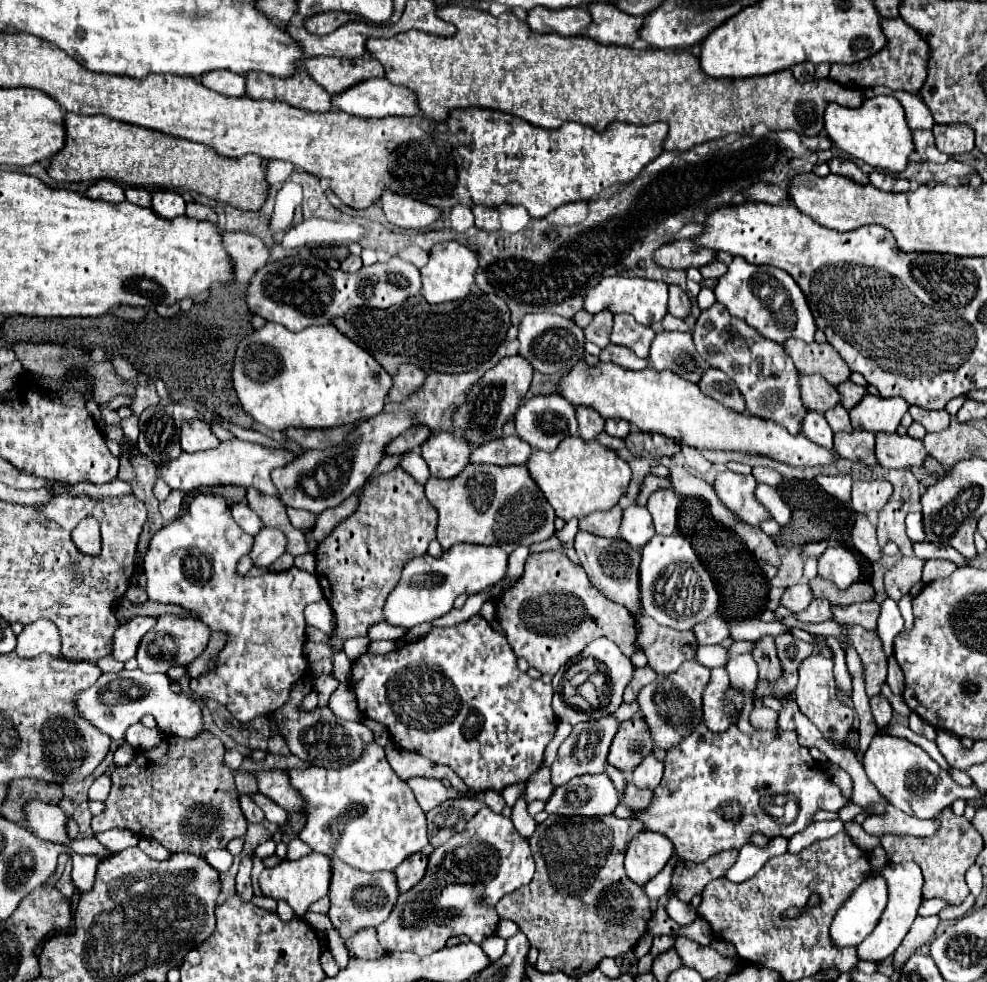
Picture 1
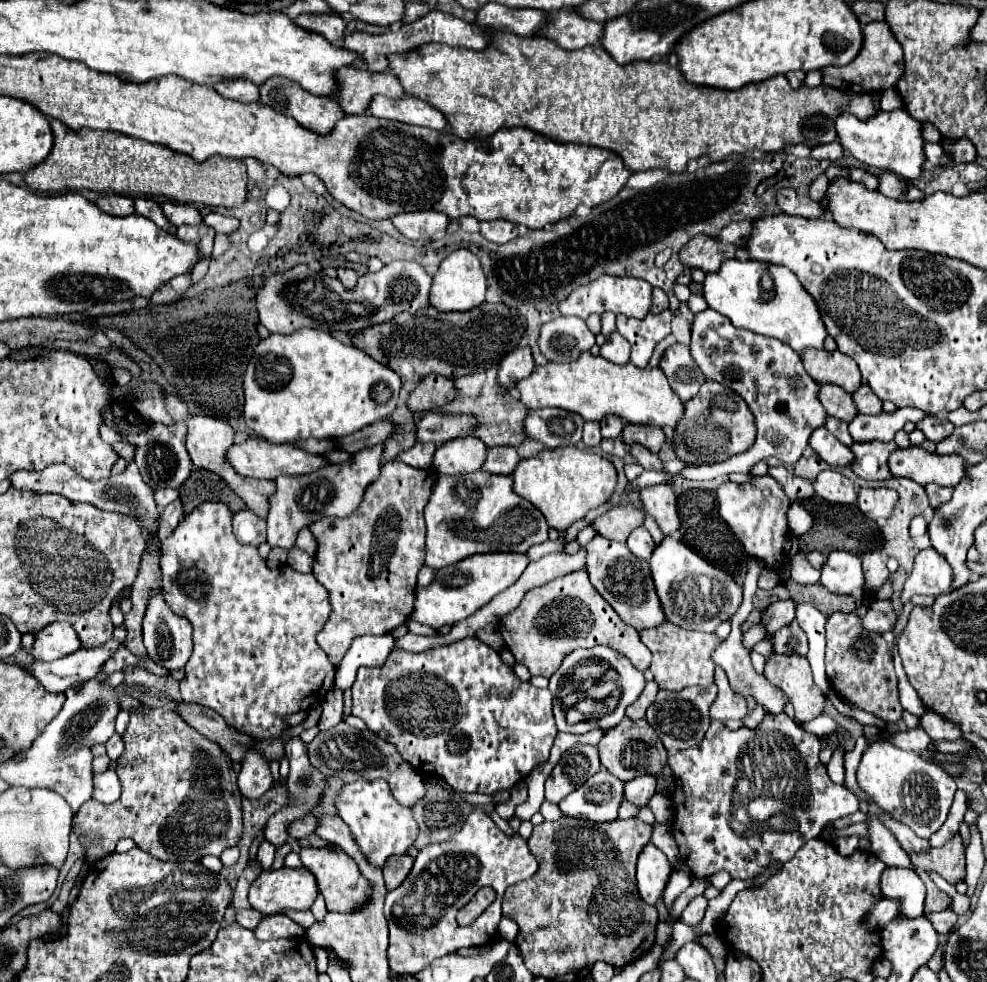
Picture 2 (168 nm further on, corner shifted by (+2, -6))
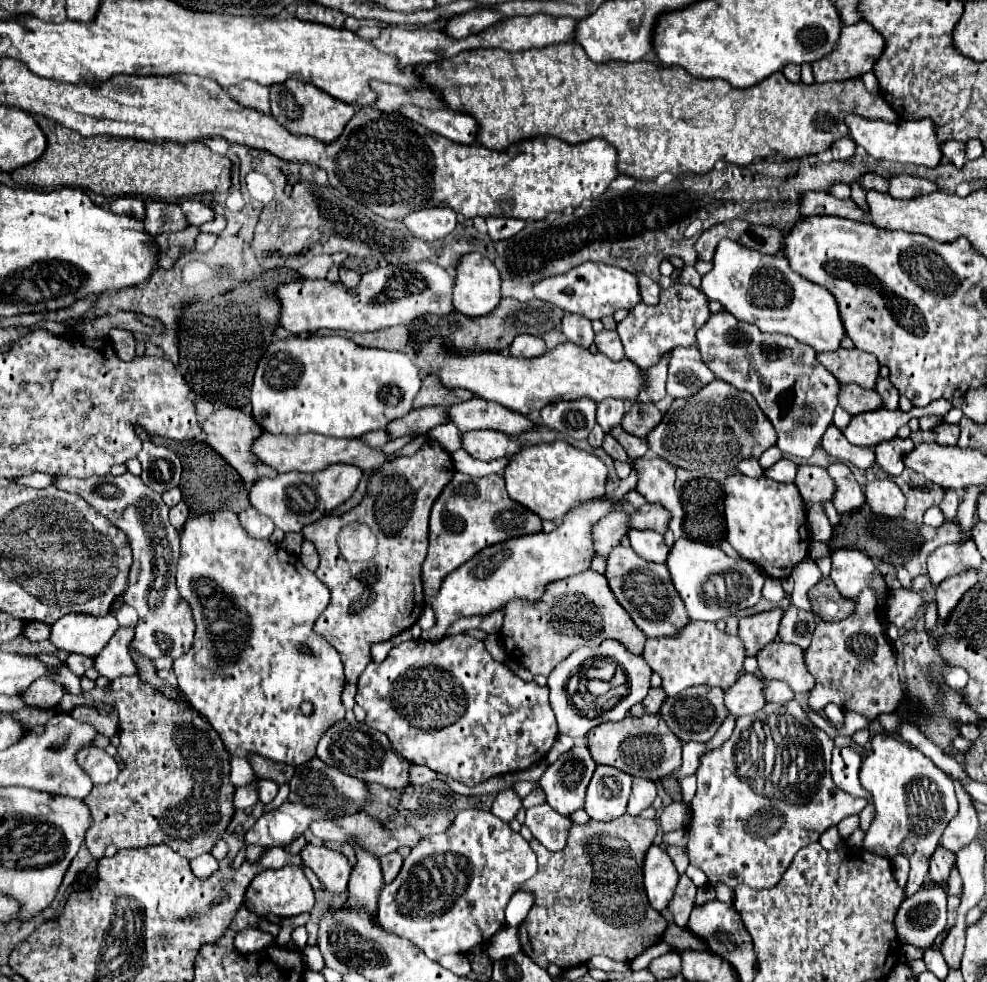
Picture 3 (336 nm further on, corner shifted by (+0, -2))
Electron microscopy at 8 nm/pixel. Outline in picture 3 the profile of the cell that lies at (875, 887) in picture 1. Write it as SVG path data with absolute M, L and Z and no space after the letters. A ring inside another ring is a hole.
M882 733L872 739L872 749L866 755L866 759L862 761L860 785L872 795L872 805L876 809L872 825L864 837L864 849L870 853L876 853L876 855L882 855L882 857L894 857L898 853L906 855L908 861L912 863L910 877L906 883L906 897L914 895L920 889L920 885L928 879L930 859L934 855L934 849L938 847L940 835L944 833L948 821L958 813L958 801L954 795L954 781L942 769L938 769L924 753L902 743L900 739L896 739L892 735Z

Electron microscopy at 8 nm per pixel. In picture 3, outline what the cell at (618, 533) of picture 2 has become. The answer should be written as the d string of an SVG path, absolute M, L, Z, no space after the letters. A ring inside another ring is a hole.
M648 503L644 507L638 509L638 513L630 515L630 527L632 529L648 529L648 531L656 531L656 533L666 533L668 531L668 523L670 523L670 511L664 509L658 503Z

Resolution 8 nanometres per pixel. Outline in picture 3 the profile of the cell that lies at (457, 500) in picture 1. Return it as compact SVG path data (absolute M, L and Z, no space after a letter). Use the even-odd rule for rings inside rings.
M458 471L450 485L446 485L446 489L440 493L430 513L430 547L422 563L424 595L434 597L440 591L444 577L464 565L484 547L538 531L542 531L540 517L516 501L510 501L500 475L476 479Z

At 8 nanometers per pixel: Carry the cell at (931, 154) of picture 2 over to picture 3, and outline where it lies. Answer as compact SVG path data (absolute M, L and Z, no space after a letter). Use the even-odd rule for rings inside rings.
M944 141L942 143L942 153L956 167L962 167L966 163L966 147L960 141Z

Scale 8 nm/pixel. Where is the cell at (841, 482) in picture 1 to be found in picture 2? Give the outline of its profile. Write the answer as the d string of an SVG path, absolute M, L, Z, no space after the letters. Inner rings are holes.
M822 471L816 477L814 483L816 495L826 499L828 503L840 503L840 505L852 505L856 501L856 487L854 483L840 475L838 471Z

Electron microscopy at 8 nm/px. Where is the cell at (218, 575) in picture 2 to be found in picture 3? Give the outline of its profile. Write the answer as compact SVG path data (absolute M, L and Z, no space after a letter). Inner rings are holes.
M220 511L220 513L212 513L212 515L194 515L186 521L184 529L180 531L180 541L182 541L182 549L180 549L180 561L178 561L178 591L182 593L182 597L186 597L186 601L190 603L192 607L192 613L194 613L194 621L196 621L196 637L194 637L194 645L192 649L174 661L172 669L176 673L176 679L178 679L178 689L180 693L186 697L186 701L200 713L208 719L208 723L216 729L216 733L222 737L222 743L226 747L226 751L232 755L232 757L242 757L242 759L248 759L250 755L262 755L274 763L286 763L286 765L294 765L294 767L300 767L300 765L306 765L314 759L316 755L316 745L318 741L322 739L322 735L330 729L330 725L338 723L344 719L346 715L346 707L342 705L342 689L344 689L344 665L342 665L342 659L340 659L340 653L326 641L322 639L320 635L314 633L314 623L316 619L322 615L322 611L330 605L330 589L318 581L316 573L308 571L300 557L294 555L294 553L288 553L284 547L280 545L272 545L270 541L260 541L260 539L254 539L250 537L240 521L238 521L238 515L232 513L232 511ZM302 647L308 647L310 653L300 653ZM210 695L216 695L216 697L210 697ZM302 701L310 701L314 703L316 707L316 713L306 717L300 713L300 703Z

